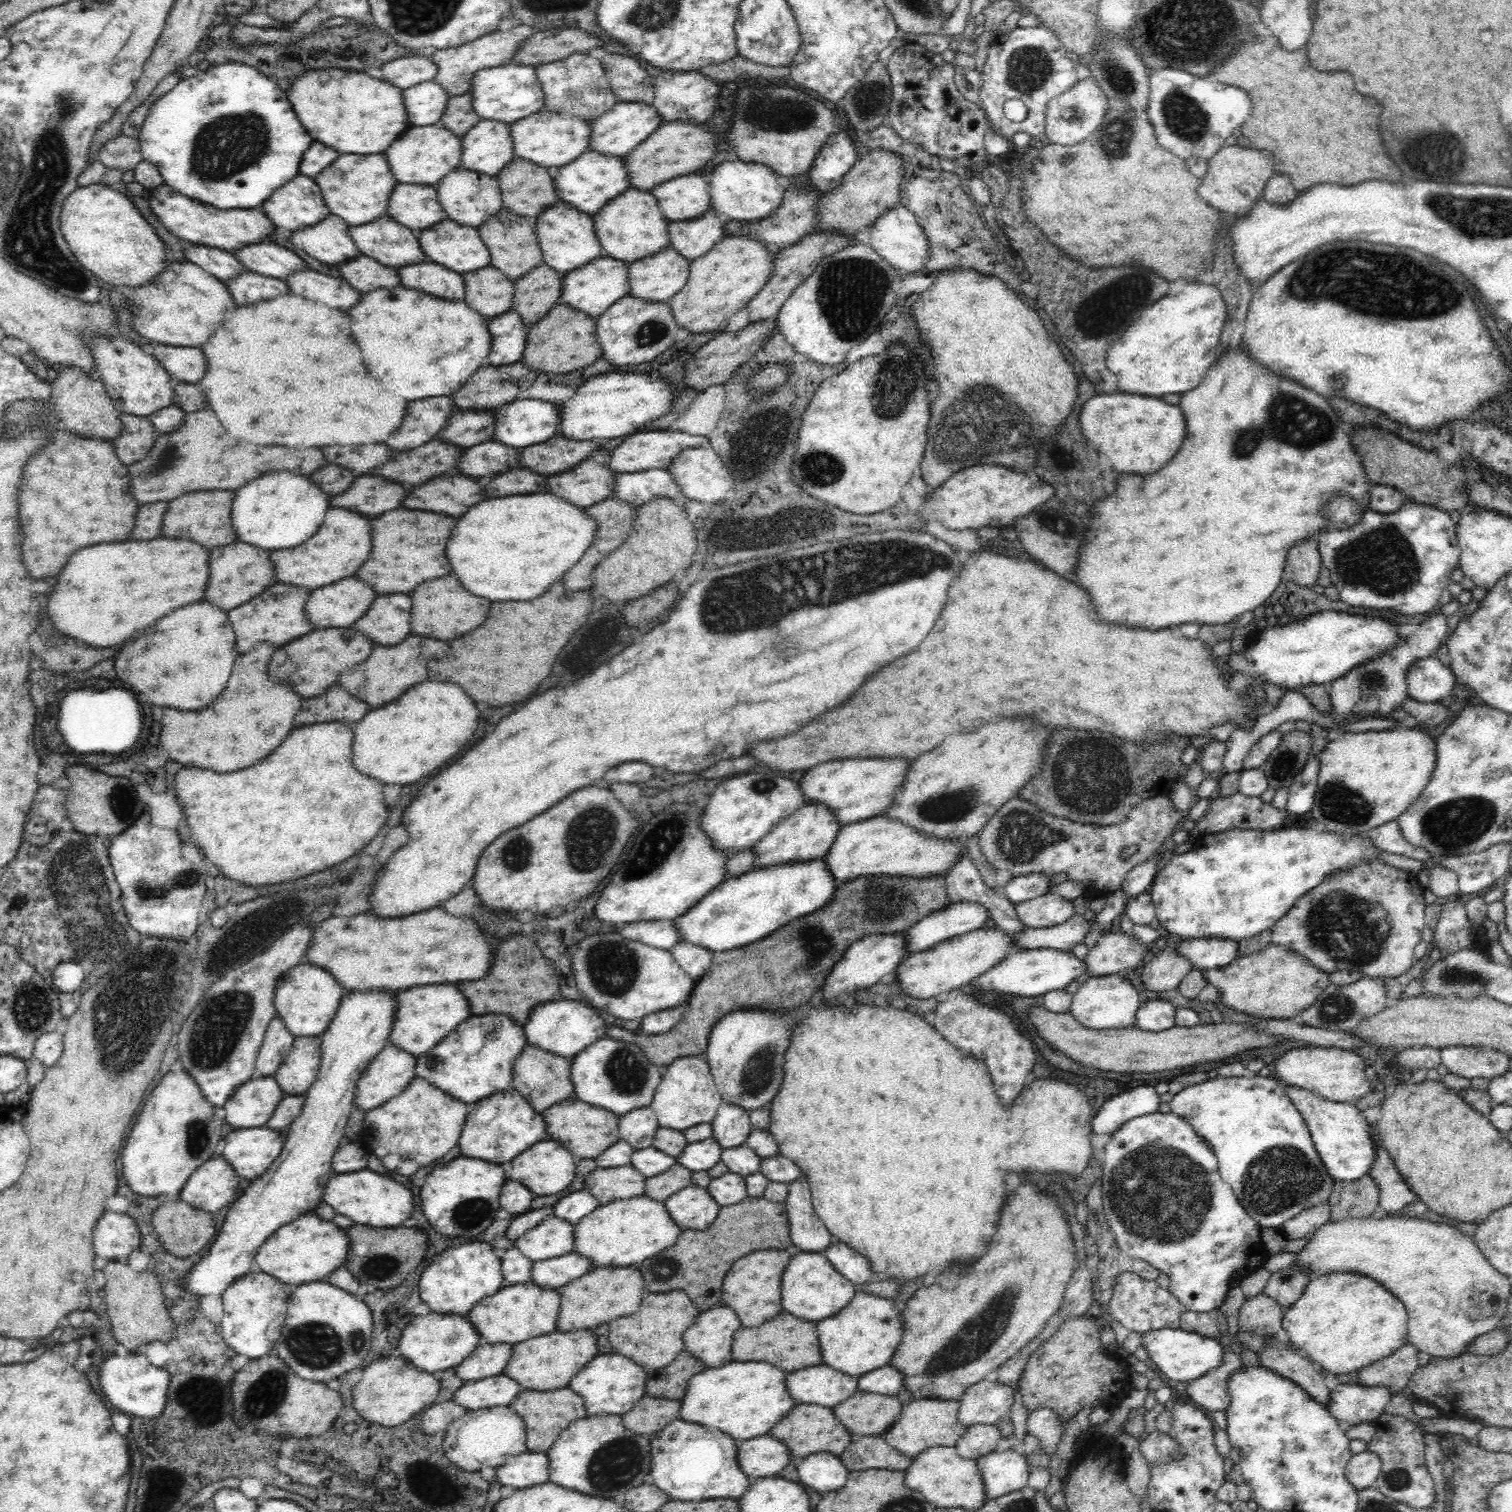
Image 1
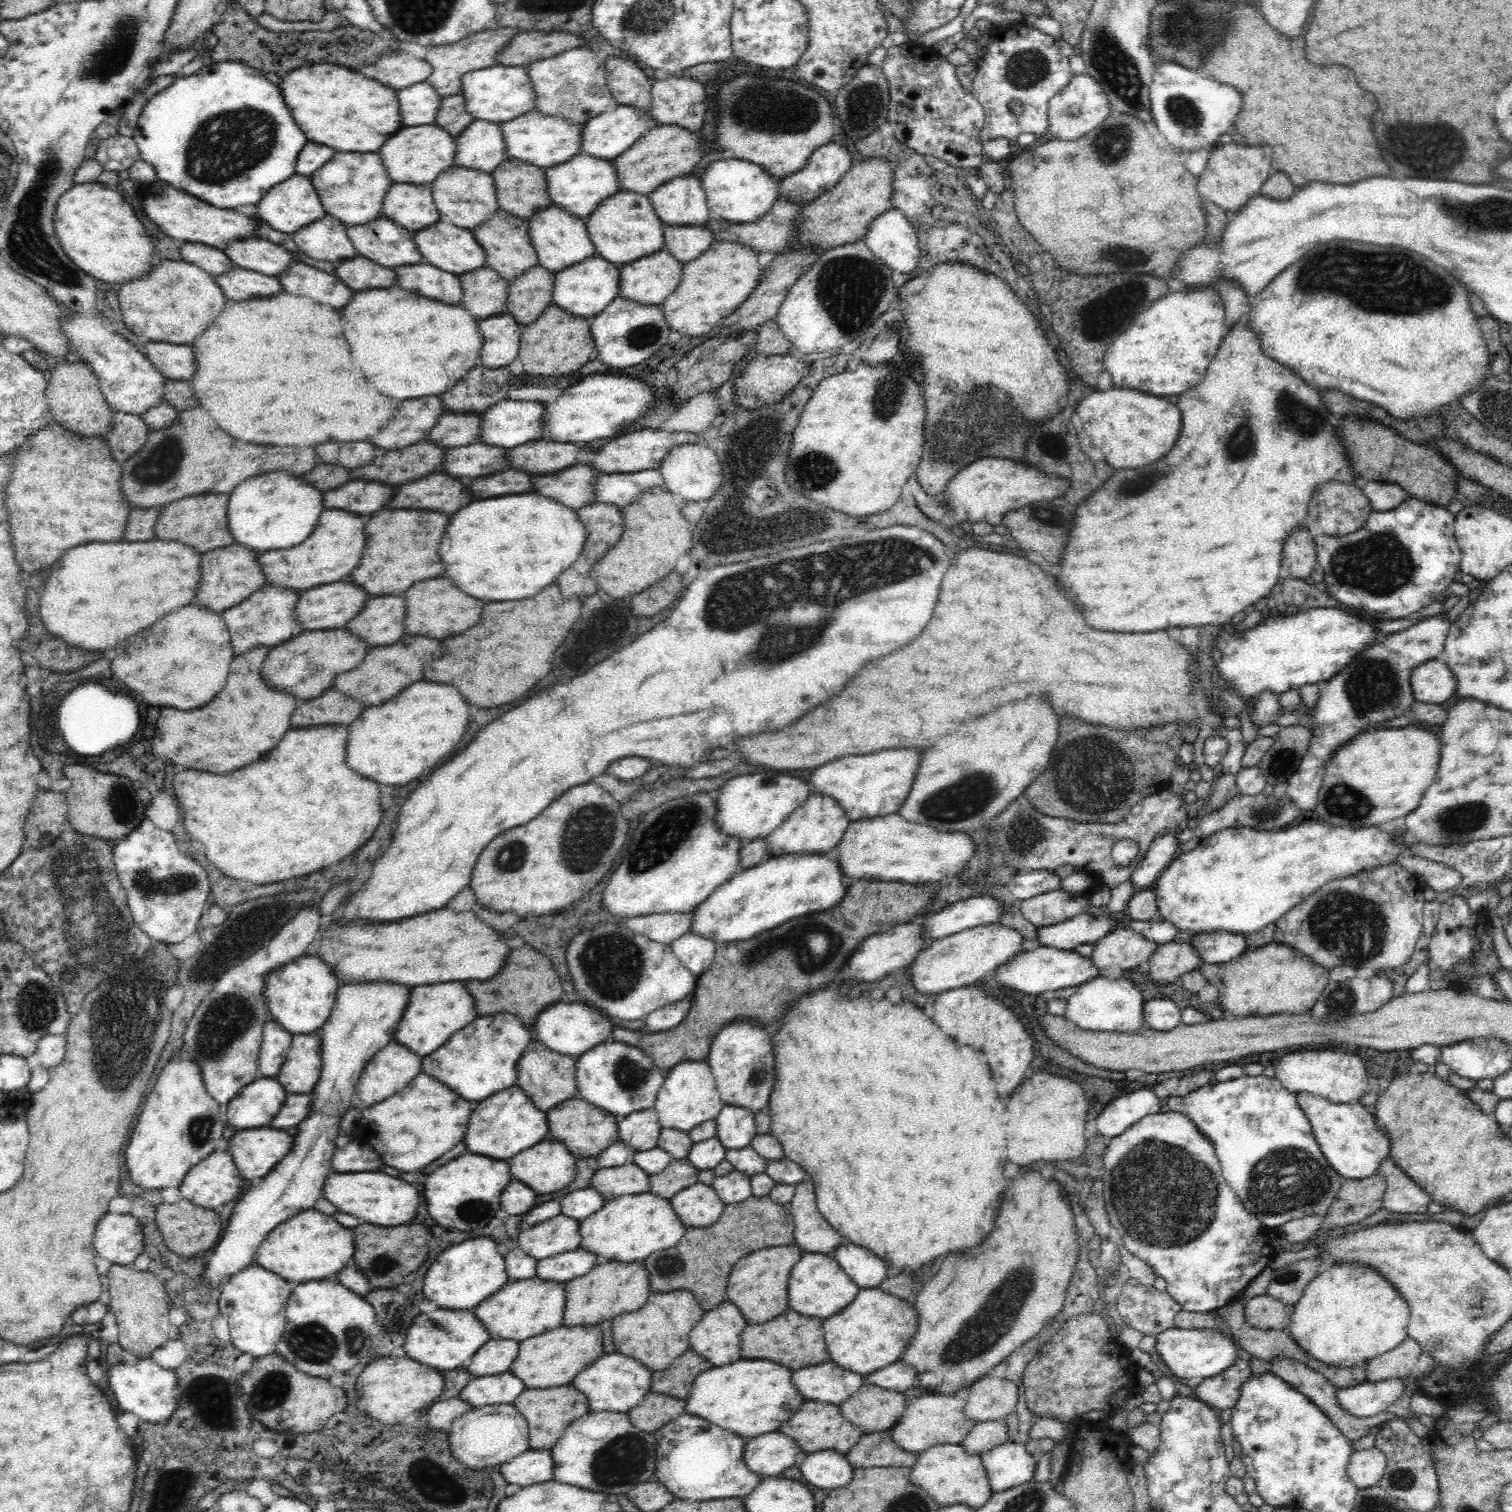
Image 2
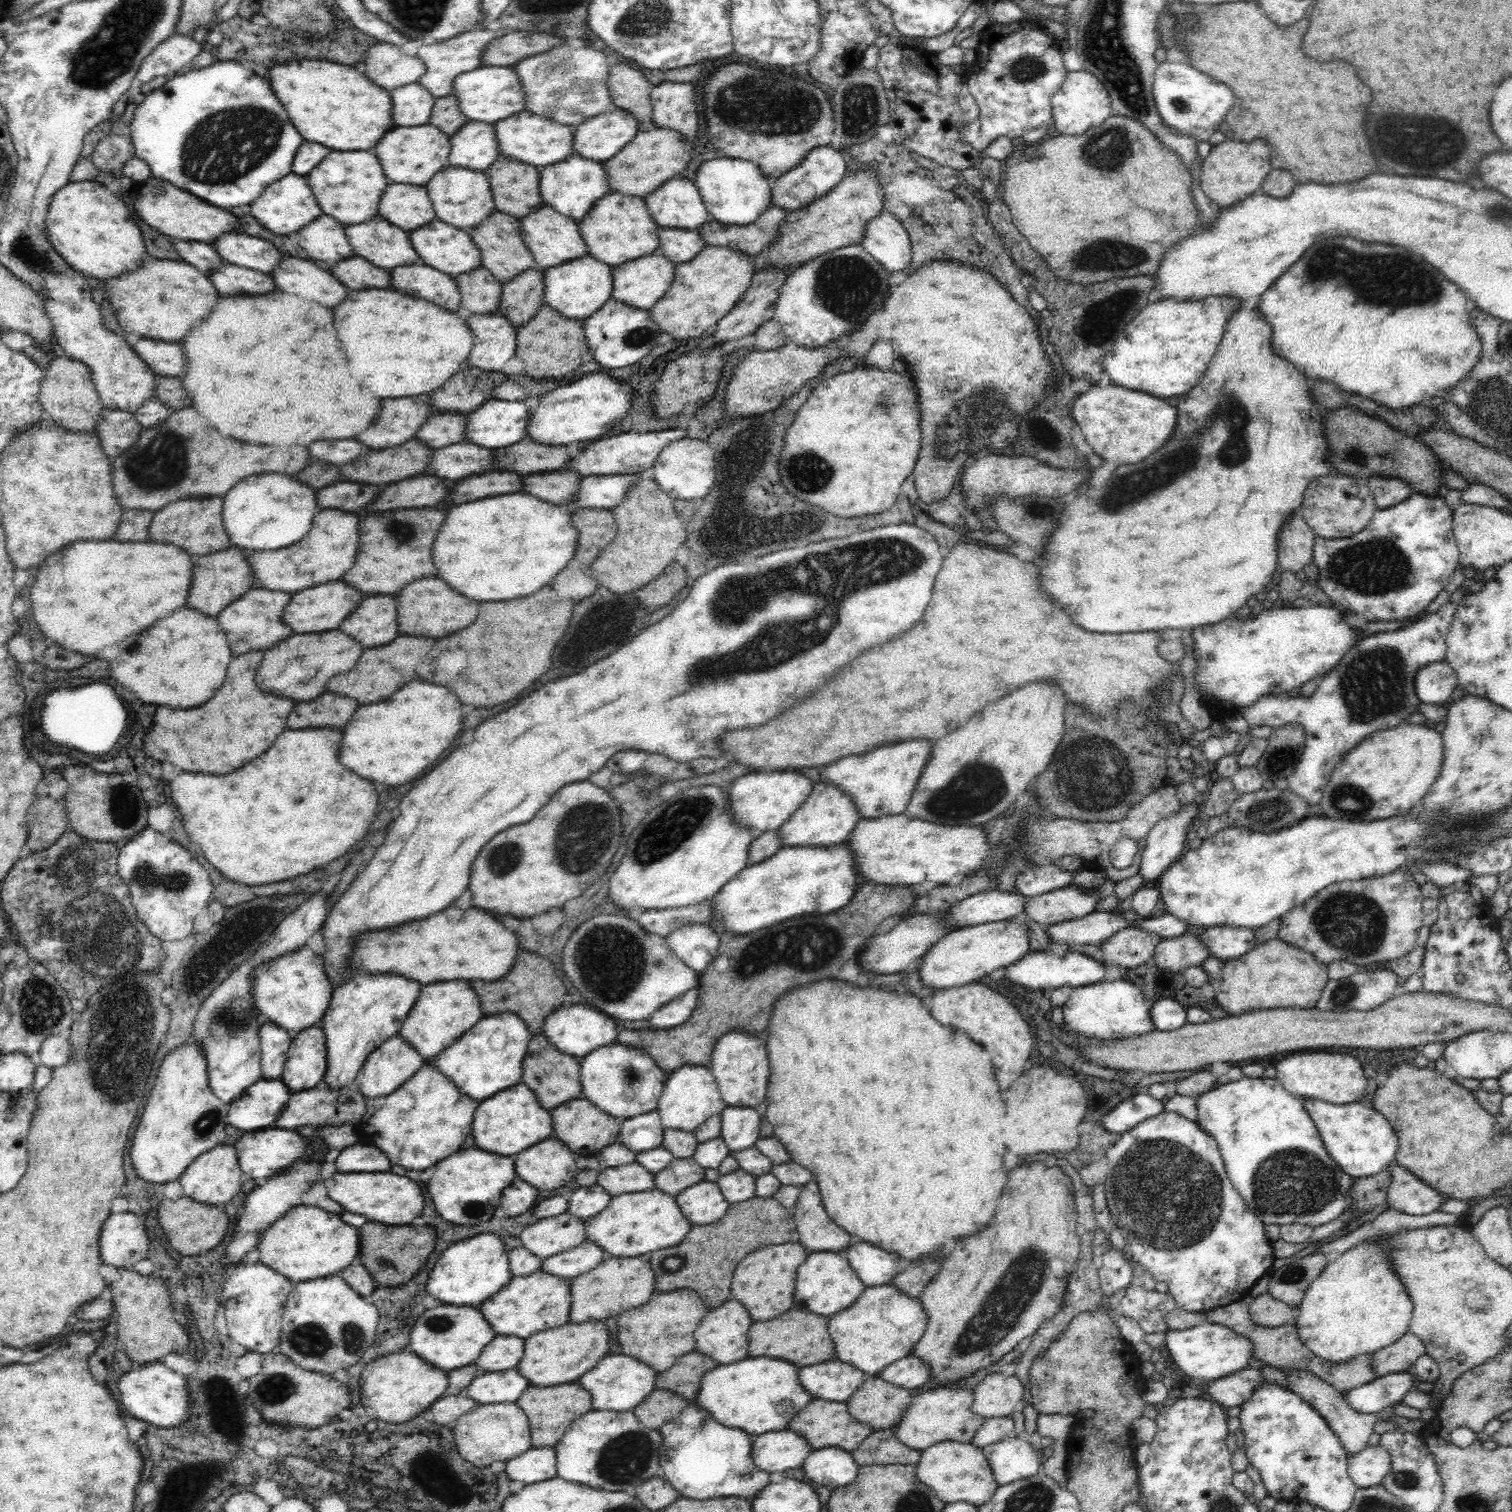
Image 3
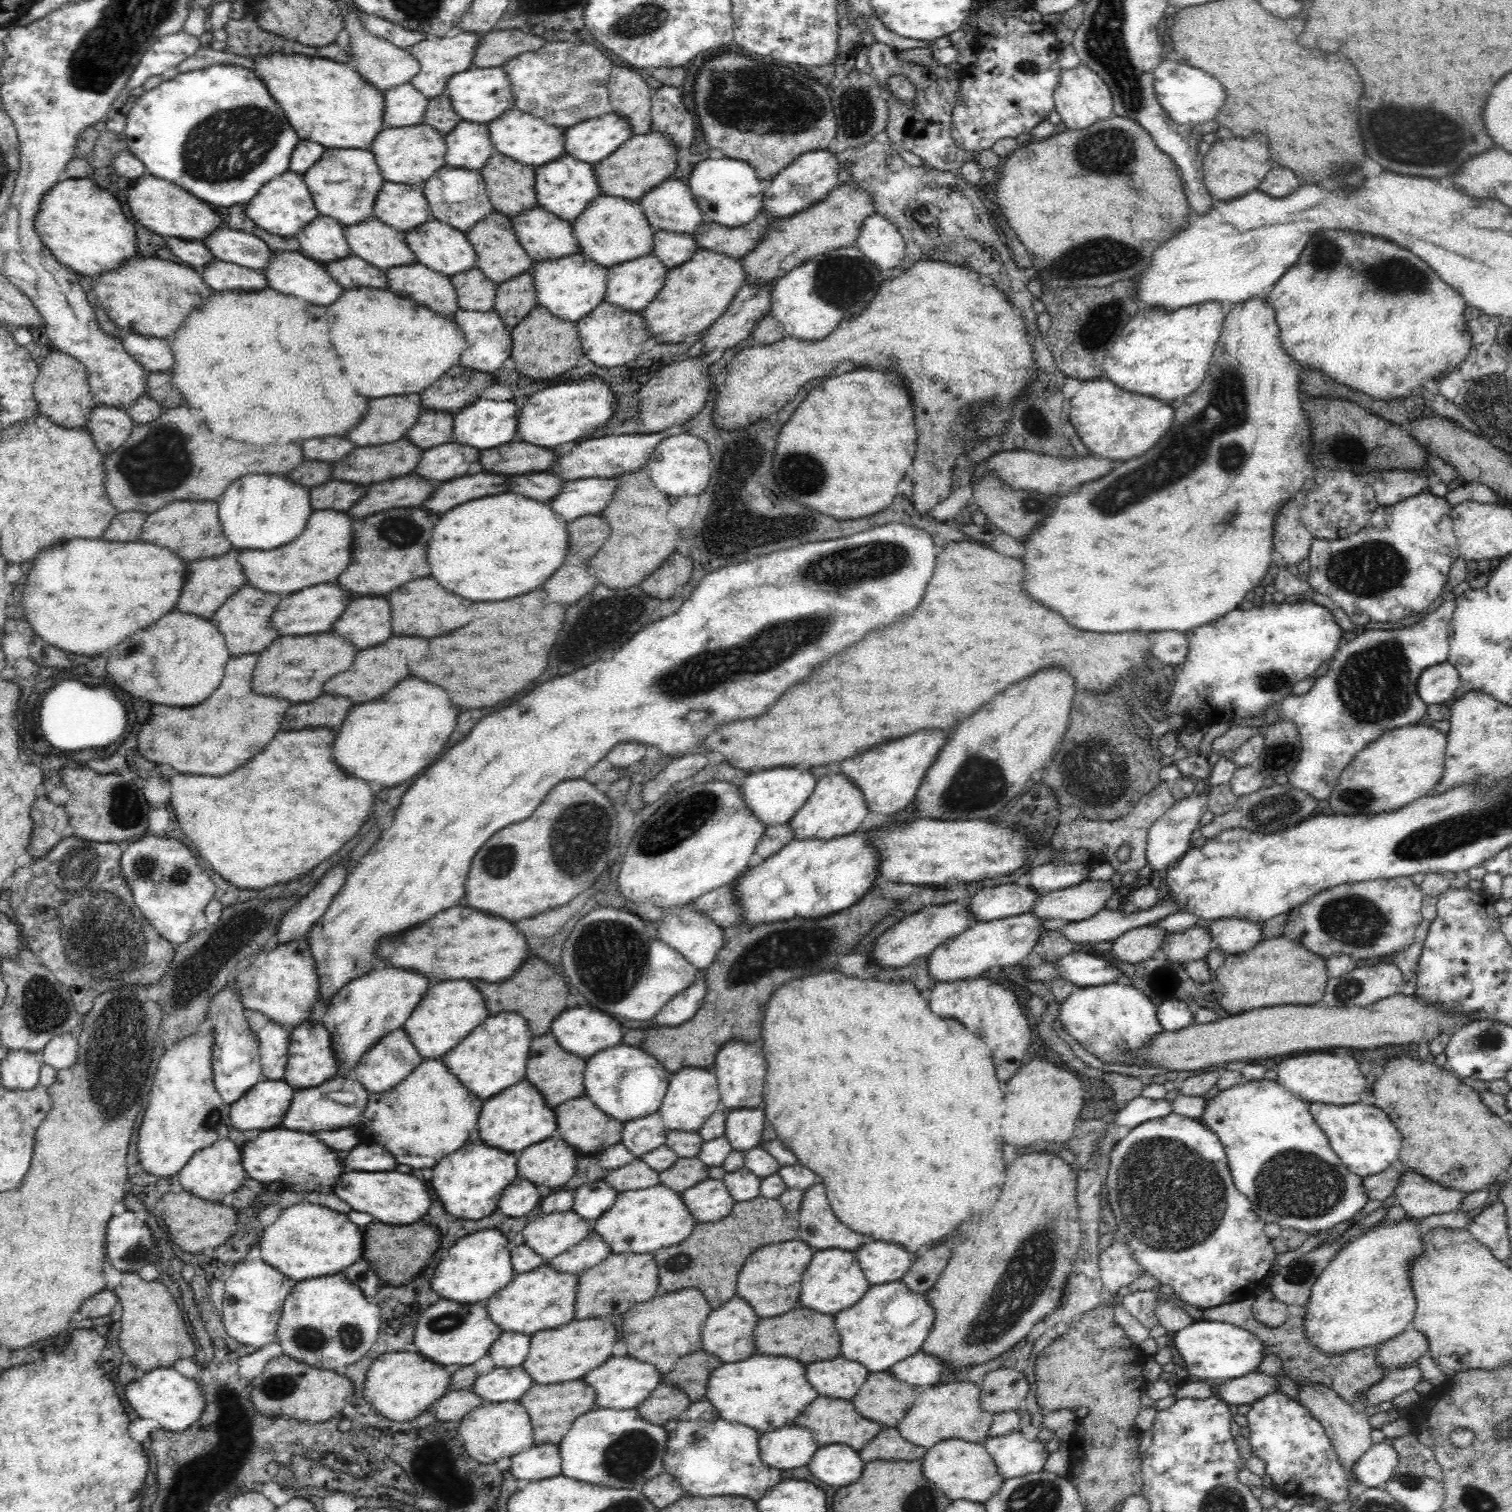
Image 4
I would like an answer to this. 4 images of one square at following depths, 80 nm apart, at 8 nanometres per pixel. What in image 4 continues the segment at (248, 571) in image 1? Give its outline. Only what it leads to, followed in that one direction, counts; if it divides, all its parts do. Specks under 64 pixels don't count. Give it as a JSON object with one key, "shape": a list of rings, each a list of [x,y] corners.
{"shape":[[[233,547],[224,552],[222,556],[212,556],[196,560],[188,564],[188,580],[183,586],[180,600],[176,604],[176,610],[180,612],[192,612],[200,618],[211,619],[213,614],[230,598],[246,585],[247,579],[244,568],[238,562],[239,550]]]}

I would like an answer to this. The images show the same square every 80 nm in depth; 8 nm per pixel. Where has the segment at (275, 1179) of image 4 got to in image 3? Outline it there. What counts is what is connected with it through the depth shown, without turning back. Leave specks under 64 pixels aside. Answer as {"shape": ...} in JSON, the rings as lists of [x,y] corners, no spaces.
{"shape":[[[275,1127],[256,1132],[248,1131],[236,1138],[232,1147],[238,1157],[238,1166],[244,1174],[245,1180],[257,1183],[266,1180],[274,1173],[278,1174],[284,1166],[288,1166],[294,1160],[304,1158],[304,1154],[312,1152],[312,1148],[308,1148],[308,1139],[299,1136],[295,1131]]]}

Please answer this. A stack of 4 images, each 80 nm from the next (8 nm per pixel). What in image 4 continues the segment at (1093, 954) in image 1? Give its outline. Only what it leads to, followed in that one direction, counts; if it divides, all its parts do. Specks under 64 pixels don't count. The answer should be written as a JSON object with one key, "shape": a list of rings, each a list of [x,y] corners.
{"shape":[[[1136,927],[1116,936],[1111,942],[1110,953],[1120,962],[1138,964],[1160,949],[1165,935],[1164,929],[1159,927]]]}

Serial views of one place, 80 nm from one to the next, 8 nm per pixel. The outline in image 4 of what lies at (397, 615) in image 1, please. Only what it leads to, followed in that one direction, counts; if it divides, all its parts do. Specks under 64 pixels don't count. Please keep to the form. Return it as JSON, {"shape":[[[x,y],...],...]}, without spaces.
{"shape":[[[384,598],[354,600],[334,624],[334,632],[348,638],[356,648],[384,644],[392,636],[390,604]]]}

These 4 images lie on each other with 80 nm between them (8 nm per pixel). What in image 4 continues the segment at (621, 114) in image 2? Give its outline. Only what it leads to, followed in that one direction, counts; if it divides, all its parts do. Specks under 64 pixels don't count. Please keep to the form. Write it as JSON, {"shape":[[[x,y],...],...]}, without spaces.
{"shape":[[[613,110],[567,127],[565,154],[593,166],[620,148],[632,135],[627,118]]]}

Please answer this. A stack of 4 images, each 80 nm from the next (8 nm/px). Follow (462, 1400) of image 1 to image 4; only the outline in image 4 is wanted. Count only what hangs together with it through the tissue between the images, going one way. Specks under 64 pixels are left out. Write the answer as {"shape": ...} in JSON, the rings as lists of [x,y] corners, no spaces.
{"shape":[[[520,1365],[509,1369],[494,1368],[486,1375],[478,1375],[470,1389],[484,1403],[499,1403],[518,1401],[532,1384],[532,1379]]]}

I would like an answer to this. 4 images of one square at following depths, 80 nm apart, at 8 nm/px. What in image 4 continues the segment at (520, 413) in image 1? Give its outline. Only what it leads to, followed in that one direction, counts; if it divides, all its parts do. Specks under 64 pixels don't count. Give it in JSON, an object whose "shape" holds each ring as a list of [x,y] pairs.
{"shape":[[[480,397],[476,402],[454,414],[453,440],[458,444],[466,444],[479,450],[496,448],[518,440],[517,420],[520,409],[521,404],[517,401],[496,401]]]}

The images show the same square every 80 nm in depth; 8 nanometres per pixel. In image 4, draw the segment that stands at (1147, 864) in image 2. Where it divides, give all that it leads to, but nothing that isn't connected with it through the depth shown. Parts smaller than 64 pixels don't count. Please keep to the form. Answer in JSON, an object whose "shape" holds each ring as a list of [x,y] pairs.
{"shape":[[[1192,794],[1190,797],[1177,800],[1175,805],[1149,828],[1144,857],[1152,873],[1168,868],[1191,847],[1190,834],[1199,826],[1200,817],[1206,810],[1205,802],[1199,801],[1196,794]]]}

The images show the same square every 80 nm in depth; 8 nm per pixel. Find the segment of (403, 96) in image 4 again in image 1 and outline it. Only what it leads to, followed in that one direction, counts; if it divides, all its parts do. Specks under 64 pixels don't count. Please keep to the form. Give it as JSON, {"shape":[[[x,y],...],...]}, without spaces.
{"shape":[[[435,80],[411,86],[403,90],[403,94],[411,126],[438,124],[452,98]]]}

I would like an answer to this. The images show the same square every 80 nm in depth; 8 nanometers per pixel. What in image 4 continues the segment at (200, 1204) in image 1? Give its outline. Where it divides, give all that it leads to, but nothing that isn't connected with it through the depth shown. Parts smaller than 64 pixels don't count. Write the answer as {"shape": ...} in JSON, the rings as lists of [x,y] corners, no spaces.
{"shape":[[[227,1138],[218,1139],[212,1146],[195,1152],[177,1176],[184,1191],[196,1198],[214,1202],[220,1202],[228,1194],[238,1192],[248,1178],[242,1168],[240,1148]]]}

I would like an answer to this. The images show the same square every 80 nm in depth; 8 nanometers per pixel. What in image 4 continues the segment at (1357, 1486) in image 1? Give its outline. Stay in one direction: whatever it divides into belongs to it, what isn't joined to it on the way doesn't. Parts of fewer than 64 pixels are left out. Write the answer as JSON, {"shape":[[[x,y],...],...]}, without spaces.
{"shape":[[[1385,1441],[1371,1447],[1350,1466],[1350,1478],[1356,1480],[1364,1488],[1383,1486],[1392,1476],[1398,1464],[1398,1455],[1392,1445]]]}

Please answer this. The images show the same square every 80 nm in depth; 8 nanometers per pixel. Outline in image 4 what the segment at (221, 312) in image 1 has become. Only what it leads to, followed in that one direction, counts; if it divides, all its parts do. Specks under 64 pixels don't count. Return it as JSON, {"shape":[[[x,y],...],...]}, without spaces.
{"shape":[[[136,258],[126,266],[96,276],[94,280],[99,304],[106,314],[125,332],[147,337],[166,338],[182,326],[188,314],[198,310],[212,290],[188,266],[164,262],[160,258]]]}

